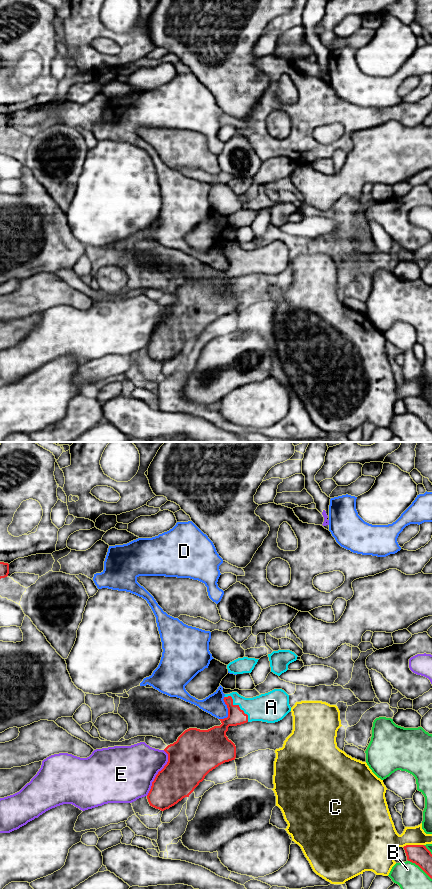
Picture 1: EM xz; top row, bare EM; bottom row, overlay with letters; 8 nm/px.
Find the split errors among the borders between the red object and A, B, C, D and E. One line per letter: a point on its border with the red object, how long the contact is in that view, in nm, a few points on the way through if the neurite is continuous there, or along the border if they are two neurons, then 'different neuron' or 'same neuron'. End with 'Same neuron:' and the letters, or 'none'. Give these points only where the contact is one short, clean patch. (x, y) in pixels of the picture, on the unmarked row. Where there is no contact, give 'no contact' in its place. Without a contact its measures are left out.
A: contact xz (237, 257); length 280 nm; same neuron
B: contact xz (420, 419); length 240 nm; different neuron
C: contact xz (413, 397); length 170 nm; different neuron
D: contact xz (228, 263); length 190 nm; different neuron
E: contact xz (158, 325); length 400 nm; different neuron
Same neuron: A

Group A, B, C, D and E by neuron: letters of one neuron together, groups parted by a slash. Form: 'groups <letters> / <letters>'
groups A / B / C / D / E

